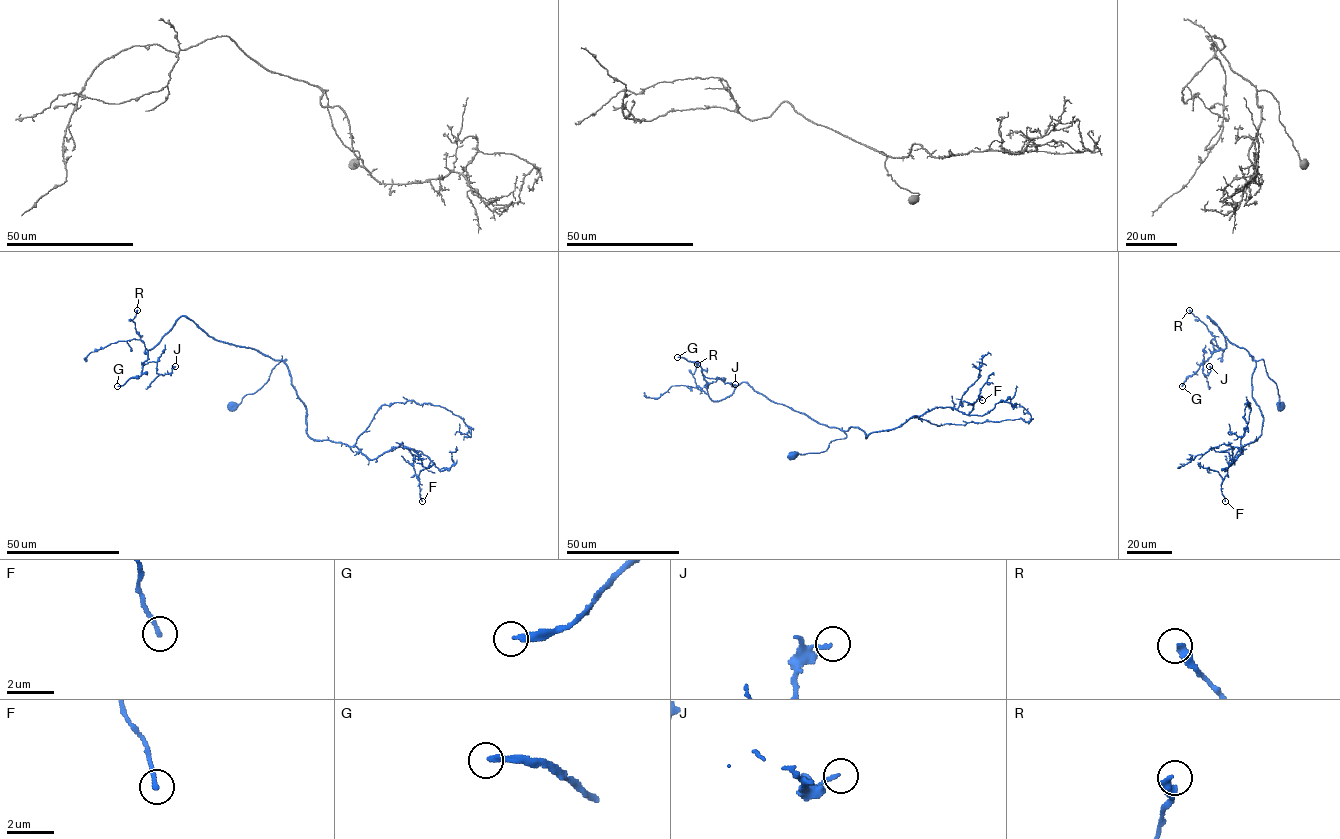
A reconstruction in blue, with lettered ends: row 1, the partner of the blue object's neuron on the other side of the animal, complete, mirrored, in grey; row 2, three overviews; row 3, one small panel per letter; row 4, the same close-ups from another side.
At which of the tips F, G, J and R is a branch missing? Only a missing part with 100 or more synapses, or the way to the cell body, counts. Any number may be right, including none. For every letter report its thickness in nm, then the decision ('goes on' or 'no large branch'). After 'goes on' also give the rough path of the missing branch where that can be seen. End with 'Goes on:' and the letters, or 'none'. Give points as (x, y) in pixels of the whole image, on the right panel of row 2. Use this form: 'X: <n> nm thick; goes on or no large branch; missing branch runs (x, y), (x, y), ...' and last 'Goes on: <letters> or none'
F: 190 nm thick; no large branch
G: 240 nm thick; goes on; missing branch runs (1182, 386), (1194, 391), (1208, 387), (1219, 398), (1228, 429), (1235, 429), (1240, 416)
J: 140 nm thick; no large branch
R: 320 nm thick; no large branch
Goes on: G

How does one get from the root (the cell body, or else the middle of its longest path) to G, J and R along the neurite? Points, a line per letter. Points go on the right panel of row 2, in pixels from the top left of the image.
G: (1279, 404), (1263, 360), (1253, 360), (1208, 316), (1226, 347), (1214, 351), (1182, 386)
J: (1279, 404), (1263, 360), (1253, 360), (1207, 316), (1226, 342), (1225, 349), (1203, 362), (1204, 374), (1209, 366)
R: (1279, 404), (1263, 360), (1253, 360), (1207, 316), (1225, 337), (1226, 347), (1219, 350), (1207, 326), (1189, 310)

